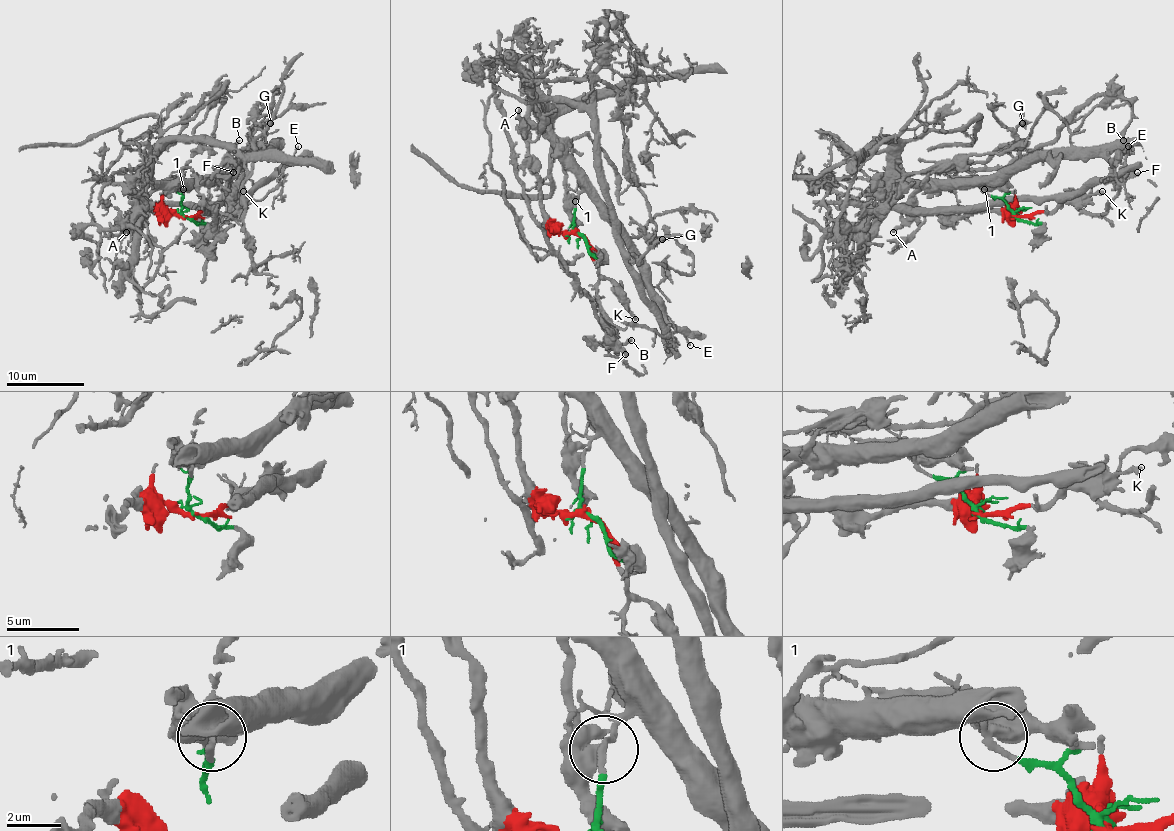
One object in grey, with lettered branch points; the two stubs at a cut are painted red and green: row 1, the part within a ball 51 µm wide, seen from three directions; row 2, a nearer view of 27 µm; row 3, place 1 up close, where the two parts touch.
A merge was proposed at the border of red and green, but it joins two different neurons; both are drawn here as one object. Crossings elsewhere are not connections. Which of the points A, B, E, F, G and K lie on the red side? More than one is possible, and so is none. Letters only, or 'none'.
A, B, F, K

